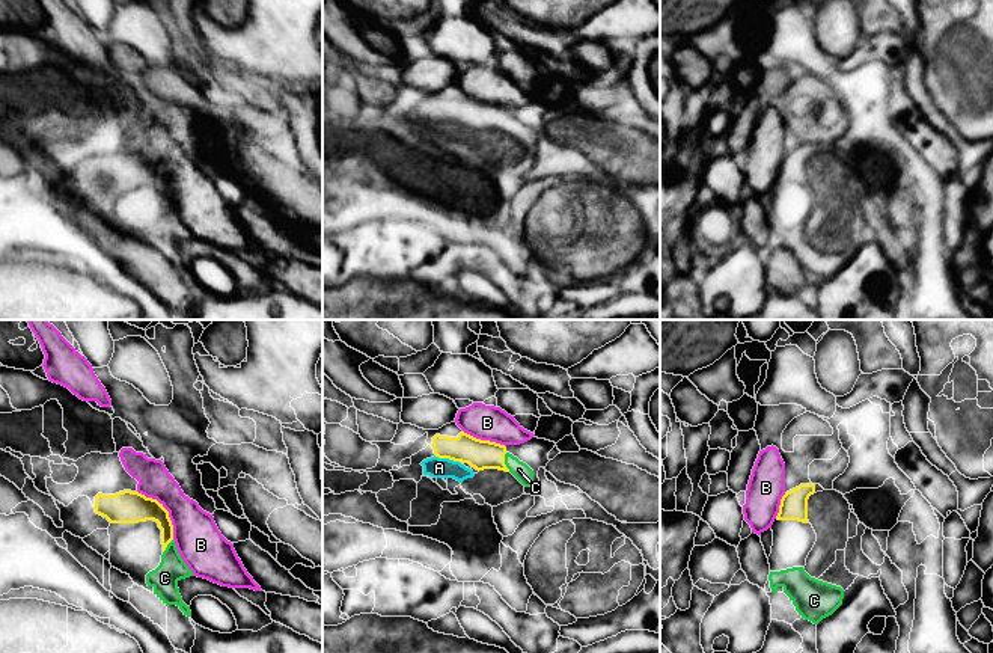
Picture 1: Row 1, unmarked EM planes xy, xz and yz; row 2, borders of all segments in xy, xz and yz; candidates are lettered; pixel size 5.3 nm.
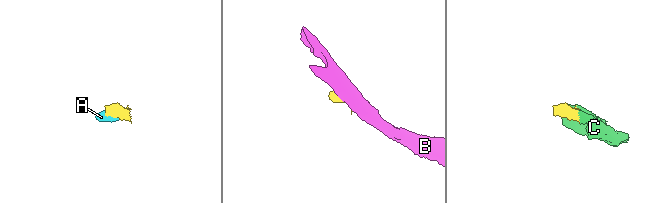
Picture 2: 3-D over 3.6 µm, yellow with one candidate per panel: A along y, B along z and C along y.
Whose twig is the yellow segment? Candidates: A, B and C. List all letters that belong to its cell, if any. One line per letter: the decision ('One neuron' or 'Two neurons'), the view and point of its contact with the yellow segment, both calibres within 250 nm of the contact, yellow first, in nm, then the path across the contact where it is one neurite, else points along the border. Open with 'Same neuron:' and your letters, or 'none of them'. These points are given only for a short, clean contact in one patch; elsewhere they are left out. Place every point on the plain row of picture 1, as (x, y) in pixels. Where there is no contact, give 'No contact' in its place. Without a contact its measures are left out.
Same neuron: A, C
A: One neuron. Touches yellow at xz (446, 119). Thickness 160 nm (yellow) against 110 nm. Path across: xz (481, 116), (446, 119), (439, 130)
B: Two neurons. Touches yellow at xy (166, 172). Thickness 180 nm (yellow) against 240 nm. Boundary: xy (137, 153), (154, 160), (168, 174), (174, 201)
C: One neuron. Touches yellow at xz (504, 124). Thickness 160 nm (yellow) against 90 nm. Path across: xz (481, 116), (494, 118), (504, 124), (519, 131)

